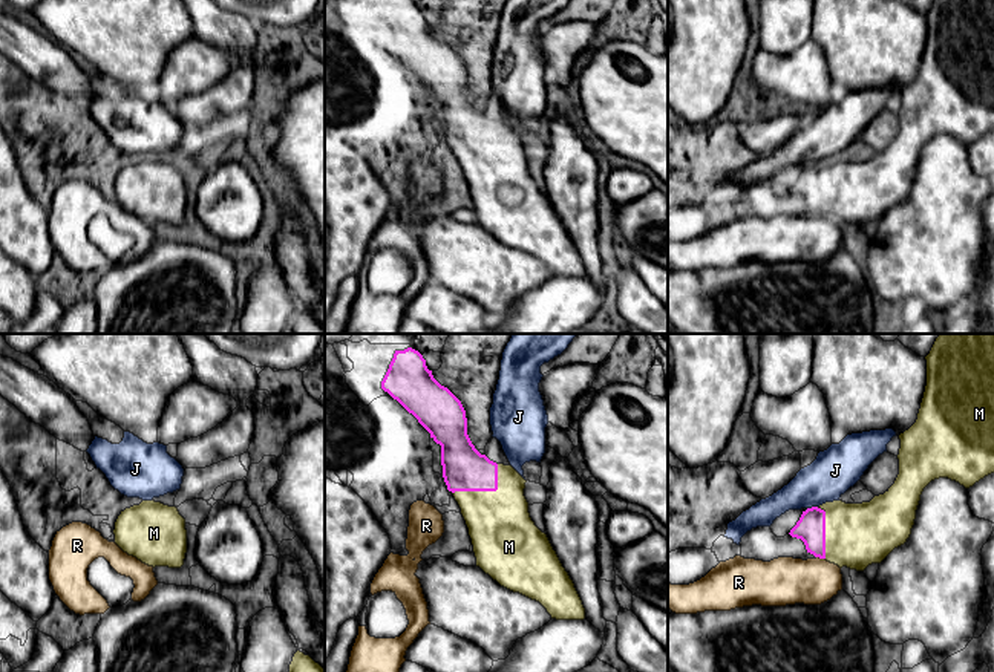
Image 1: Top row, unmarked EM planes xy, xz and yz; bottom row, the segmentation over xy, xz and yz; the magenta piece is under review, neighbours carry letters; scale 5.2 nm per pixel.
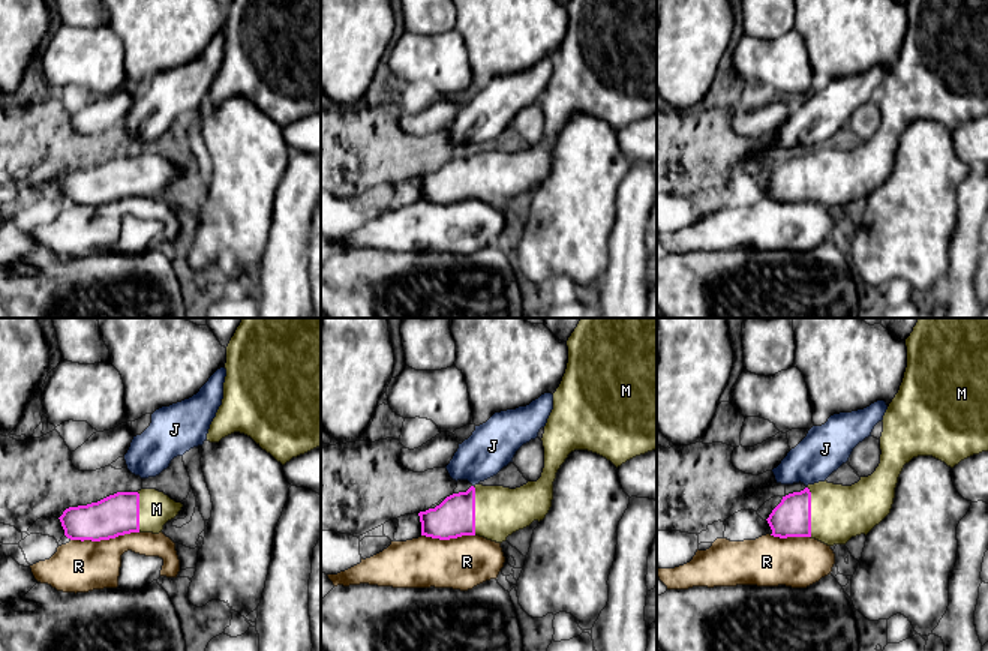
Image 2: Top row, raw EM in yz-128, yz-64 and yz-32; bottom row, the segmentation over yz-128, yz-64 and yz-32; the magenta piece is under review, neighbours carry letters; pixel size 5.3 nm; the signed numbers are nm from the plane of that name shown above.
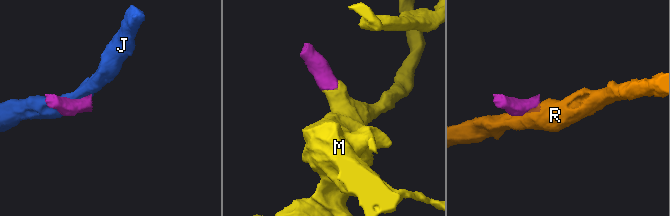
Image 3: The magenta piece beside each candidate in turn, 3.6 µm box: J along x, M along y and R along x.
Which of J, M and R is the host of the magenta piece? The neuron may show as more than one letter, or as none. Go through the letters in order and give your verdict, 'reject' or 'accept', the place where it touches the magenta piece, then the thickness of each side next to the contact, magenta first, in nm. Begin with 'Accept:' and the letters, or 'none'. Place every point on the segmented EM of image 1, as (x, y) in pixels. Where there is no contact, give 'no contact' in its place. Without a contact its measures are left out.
Accept: M
J: reject; meets magenta in yz at (812, 507); 160 nm thick on the magenta side, 240 nm on the other
M: accept; meets magenta in xz at (486, 490); 240 nm thick on the magenta side, 340 nm on the other
R: reject; meets magenta in yz at (821, 557); 160 nm thick on the magenta side, 260 nm on the other

